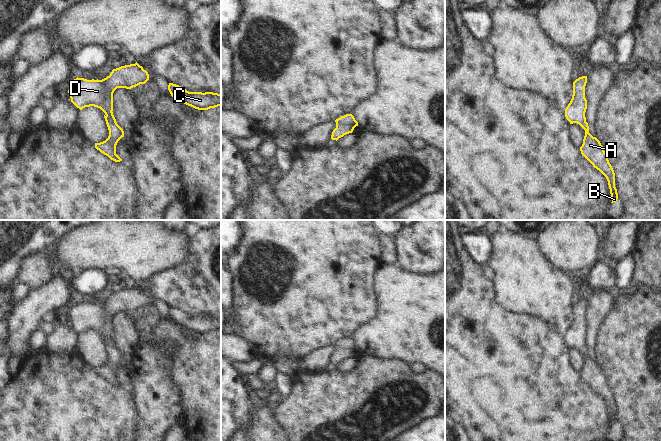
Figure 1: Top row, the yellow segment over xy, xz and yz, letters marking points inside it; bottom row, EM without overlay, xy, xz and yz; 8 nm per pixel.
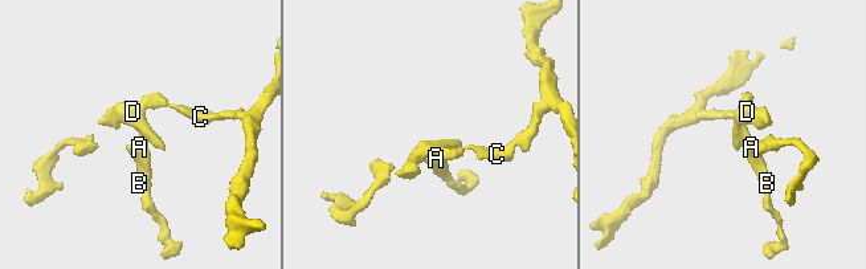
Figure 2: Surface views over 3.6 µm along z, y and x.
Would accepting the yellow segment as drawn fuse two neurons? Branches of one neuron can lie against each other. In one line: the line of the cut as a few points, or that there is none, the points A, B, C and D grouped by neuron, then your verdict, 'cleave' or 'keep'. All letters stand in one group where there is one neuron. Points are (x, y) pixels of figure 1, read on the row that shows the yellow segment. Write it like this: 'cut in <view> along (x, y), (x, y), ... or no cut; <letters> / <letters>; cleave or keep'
no cut; A B C D; keep

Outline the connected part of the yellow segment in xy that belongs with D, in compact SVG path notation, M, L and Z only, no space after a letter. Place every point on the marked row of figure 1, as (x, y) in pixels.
M137 62L135 64L121 66L113 69L109 76L102 80L87 80L84 78L76 78L71 82L68 90L71 102L80 110L85 107L94 106L100 108L104 113L104 118L109 130L108 138L100 143L95 143L95 148L104 155L108 156L115 162L120 162L122 159L116 154L116 145L118 141L124 137L123 129L117 124L113 115L113 93L117 88L131 89L140 84L145 84L149 80L149 74Z

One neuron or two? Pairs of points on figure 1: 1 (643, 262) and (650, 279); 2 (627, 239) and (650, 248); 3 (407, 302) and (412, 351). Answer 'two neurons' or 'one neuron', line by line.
1: one neuron
2: two neurons
3: one neuron

